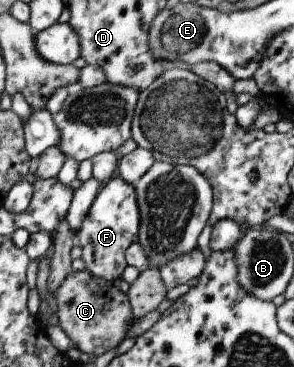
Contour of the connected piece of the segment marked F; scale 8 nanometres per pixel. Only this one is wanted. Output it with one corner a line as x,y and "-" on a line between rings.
120,176
110,178
98,190
89,205
88,213
81,219
81,226
75,233
75,243
80,246
84,267
94,277
109,282
120,279
125,268
125,249
137,241
139,211
133,184
126,183

